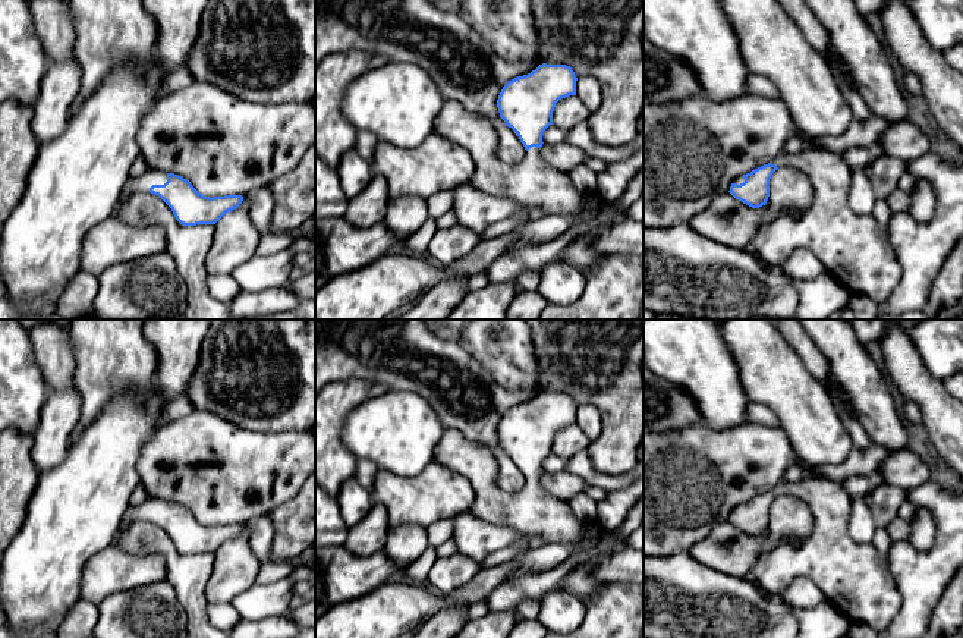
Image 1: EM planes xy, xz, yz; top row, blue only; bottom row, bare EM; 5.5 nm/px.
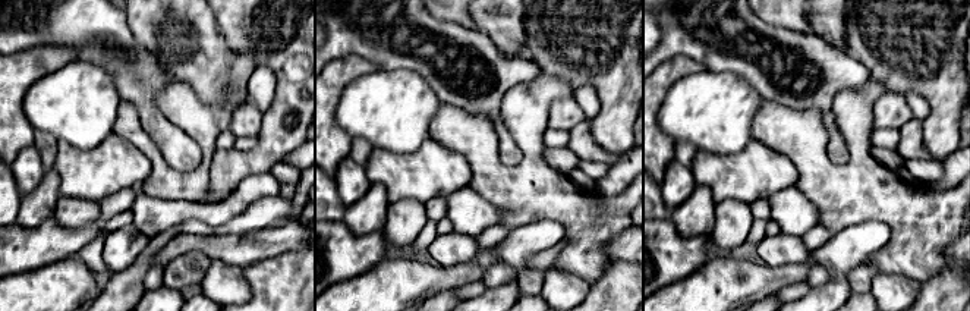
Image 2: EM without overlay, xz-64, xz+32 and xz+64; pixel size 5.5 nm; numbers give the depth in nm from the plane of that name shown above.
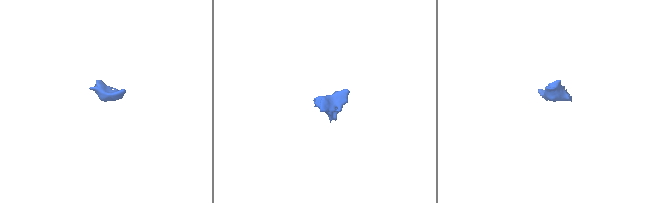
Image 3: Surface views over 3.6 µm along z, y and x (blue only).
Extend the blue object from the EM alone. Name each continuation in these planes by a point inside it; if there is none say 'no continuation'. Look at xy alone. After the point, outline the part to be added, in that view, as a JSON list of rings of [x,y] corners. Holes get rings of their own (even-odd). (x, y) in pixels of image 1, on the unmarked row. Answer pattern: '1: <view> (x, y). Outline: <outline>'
1: xy (142, 512). Outline: [[[148,497],[142,505],[139,506],[130,506],[128,507],[122,525],[128,527],[129,524],[135,521],[150,521],[150,516],[152,513],[164,513],[167,510],[167,502],[163,499]]]

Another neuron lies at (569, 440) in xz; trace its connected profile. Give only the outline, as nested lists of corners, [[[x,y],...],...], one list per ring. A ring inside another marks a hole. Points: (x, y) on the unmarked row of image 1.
[[[569,424],[556,431],[553,440],[553,453],[560,458],[570,459],[573,455],[591,449],[591,440],[576,424]]]

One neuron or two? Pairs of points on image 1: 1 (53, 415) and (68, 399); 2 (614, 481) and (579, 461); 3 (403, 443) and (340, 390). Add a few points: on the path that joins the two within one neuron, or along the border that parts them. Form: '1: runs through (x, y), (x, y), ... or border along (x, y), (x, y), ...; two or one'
1: runs through (57, 411), (65, 404); one
2: runs through (606, 481), (597, 480), (587, 470); one
3: border along (387, 392), (358, 404), (348, 414), (340, 434); two

